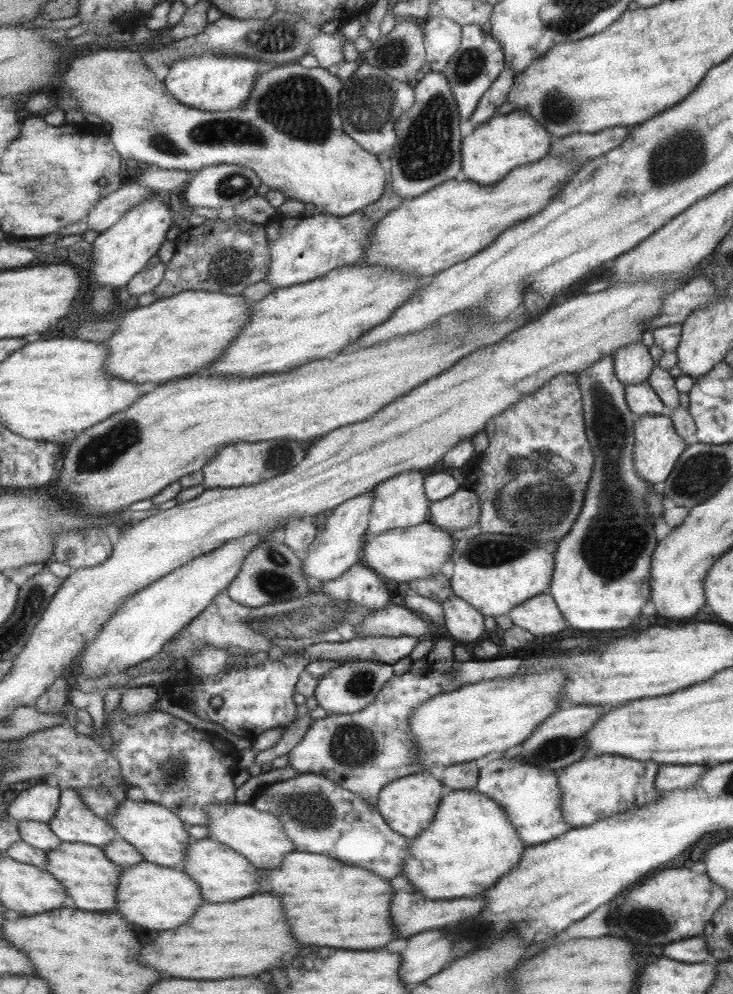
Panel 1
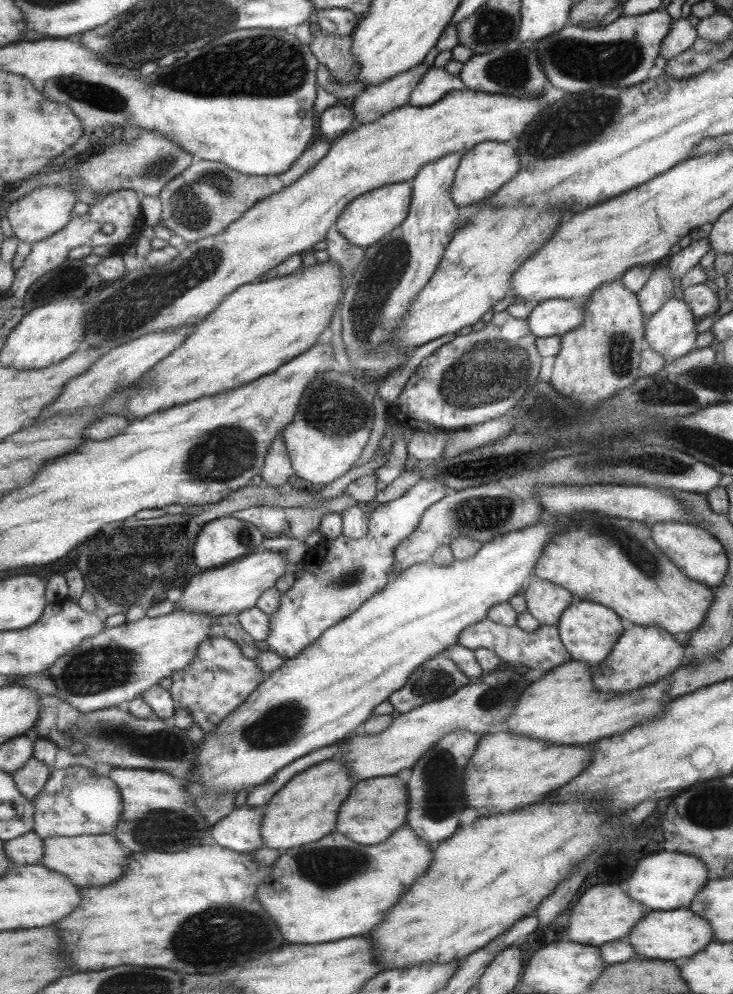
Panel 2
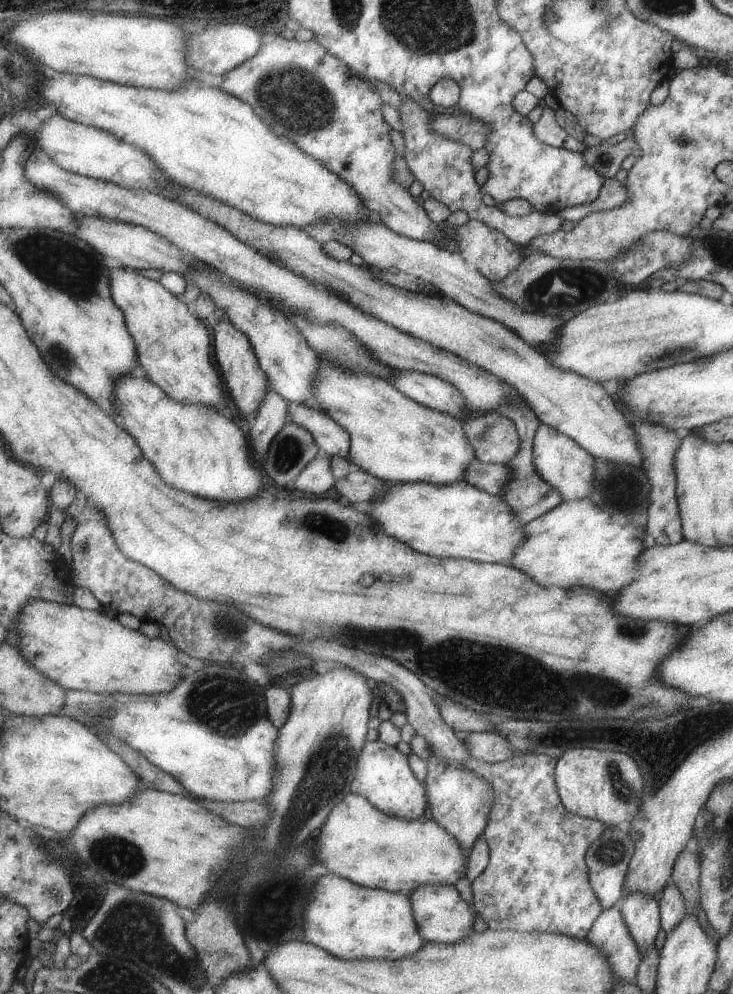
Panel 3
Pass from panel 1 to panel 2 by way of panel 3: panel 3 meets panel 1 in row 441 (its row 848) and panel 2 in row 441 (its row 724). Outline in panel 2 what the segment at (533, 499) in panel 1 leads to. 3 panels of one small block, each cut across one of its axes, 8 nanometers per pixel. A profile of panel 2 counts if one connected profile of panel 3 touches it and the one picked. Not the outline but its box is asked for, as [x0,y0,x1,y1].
[407,429,450,461]

